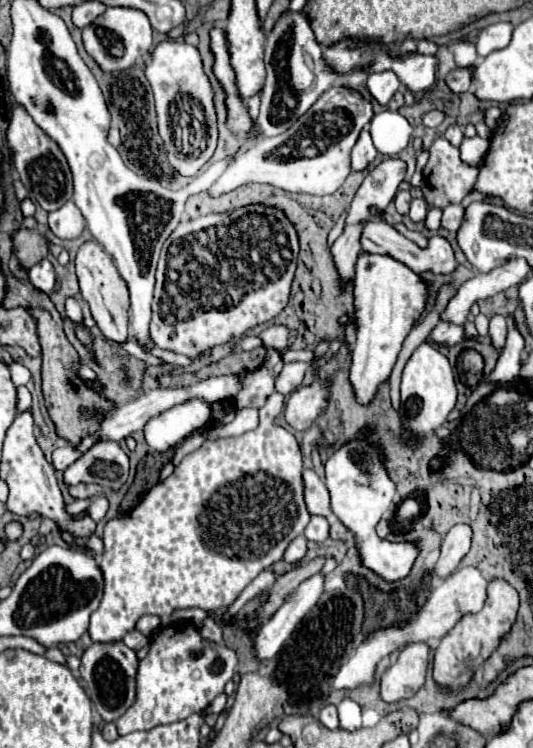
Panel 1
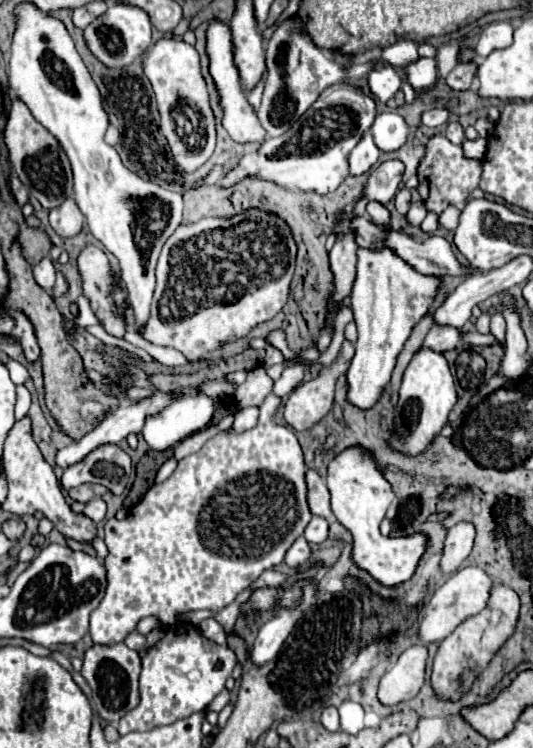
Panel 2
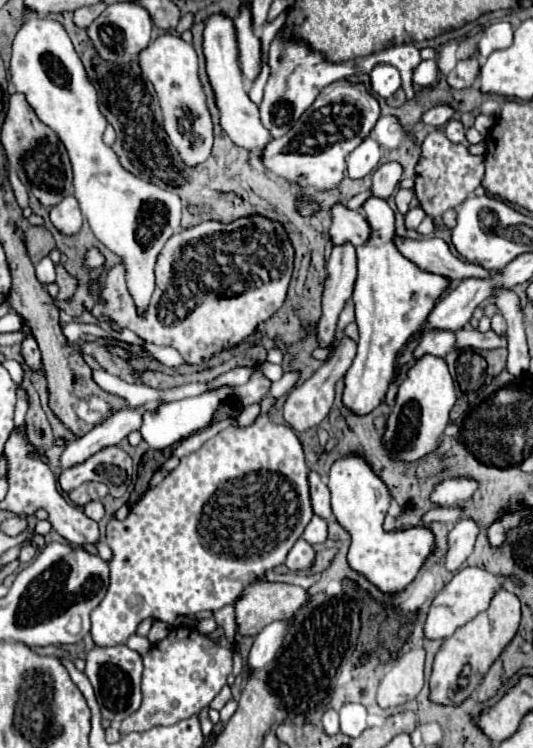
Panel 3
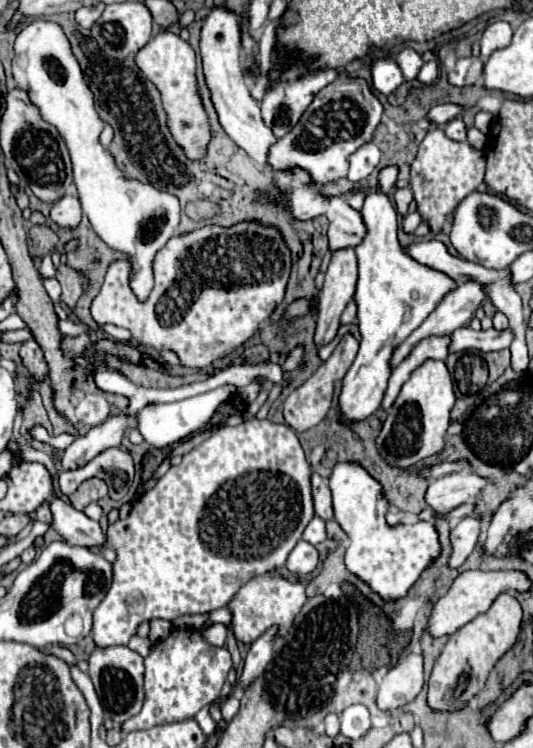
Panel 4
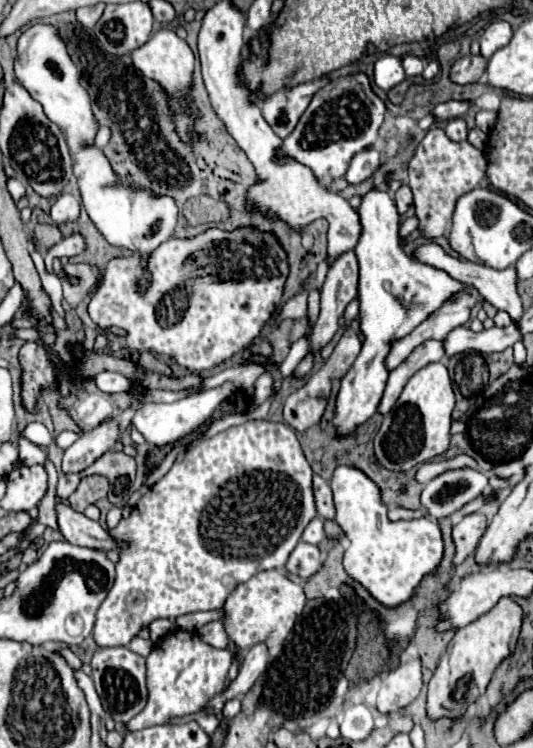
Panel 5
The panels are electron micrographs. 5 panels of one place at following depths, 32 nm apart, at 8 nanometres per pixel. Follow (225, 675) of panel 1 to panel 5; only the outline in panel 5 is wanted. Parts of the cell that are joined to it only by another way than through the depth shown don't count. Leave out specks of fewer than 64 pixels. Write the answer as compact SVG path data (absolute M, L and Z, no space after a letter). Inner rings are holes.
M176 630L158 646L152 648L146 658L146 688L148 702L142 714L126 722L126 730L142 730L156 724L168 724L172 718L196 714L206 704L206 698L222 692L230 670L228 650L218 650L200 640L198 632Z

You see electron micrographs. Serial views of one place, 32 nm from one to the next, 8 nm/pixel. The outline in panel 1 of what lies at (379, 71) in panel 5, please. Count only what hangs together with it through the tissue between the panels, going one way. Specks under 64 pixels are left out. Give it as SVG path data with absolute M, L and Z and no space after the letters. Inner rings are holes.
M378 72L378 74L370 74L368 76L366 86L368 86L368 92L372 94L372 98L378 104L386 106L390 102L390 98L394 96L394 92L398 90L400 82L398 82L394 72Z

